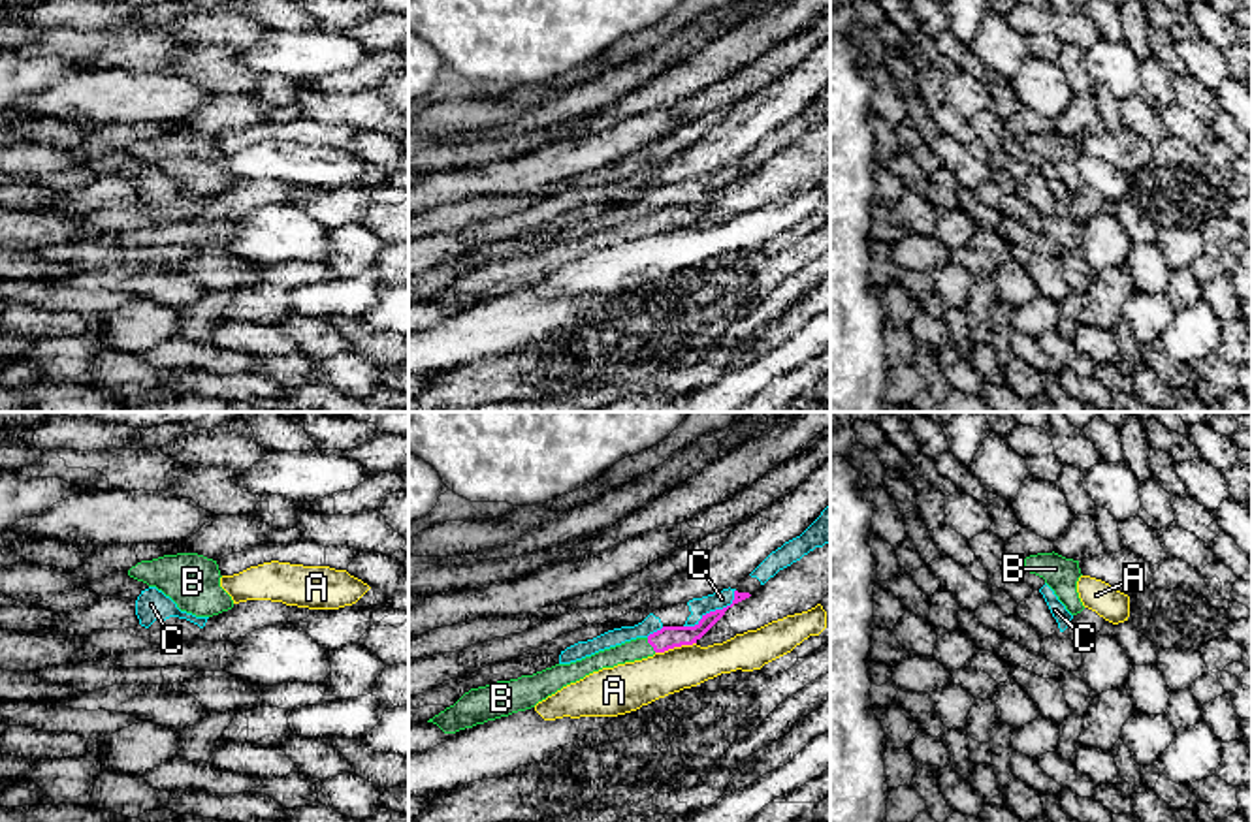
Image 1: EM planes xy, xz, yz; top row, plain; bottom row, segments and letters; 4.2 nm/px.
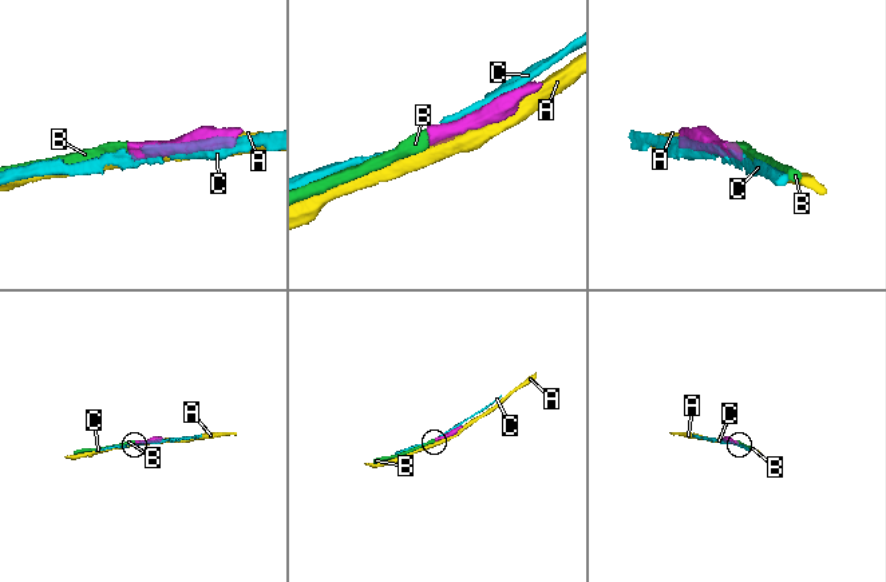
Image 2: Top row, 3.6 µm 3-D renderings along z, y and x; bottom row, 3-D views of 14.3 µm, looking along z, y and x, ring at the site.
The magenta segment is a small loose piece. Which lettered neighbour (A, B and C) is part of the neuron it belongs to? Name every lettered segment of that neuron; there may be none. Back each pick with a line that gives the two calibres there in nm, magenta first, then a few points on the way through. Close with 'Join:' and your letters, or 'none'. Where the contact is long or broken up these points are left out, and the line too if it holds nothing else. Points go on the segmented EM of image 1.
B: calibres 100 and 90 nm; way xz (667, 638), (650, 644), (635, 649)
Join: B

